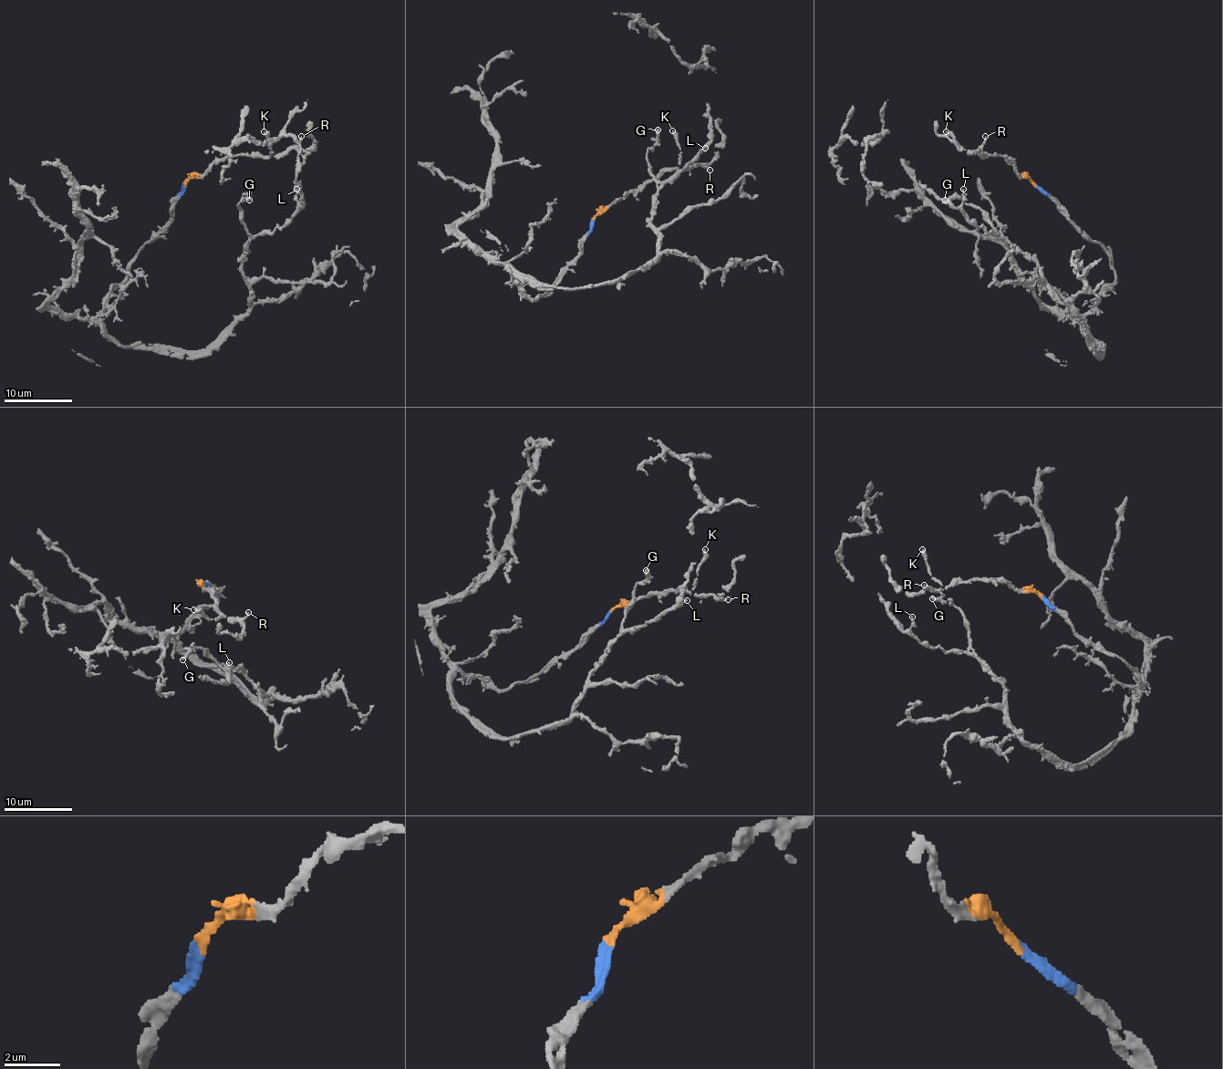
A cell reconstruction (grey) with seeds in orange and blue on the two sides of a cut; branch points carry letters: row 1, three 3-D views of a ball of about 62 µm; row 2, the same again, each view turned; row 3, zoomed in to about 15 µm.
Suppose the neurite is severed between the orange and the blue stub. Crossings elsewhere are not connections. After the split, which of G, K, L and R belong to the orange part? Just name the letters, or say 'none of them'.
K, R

